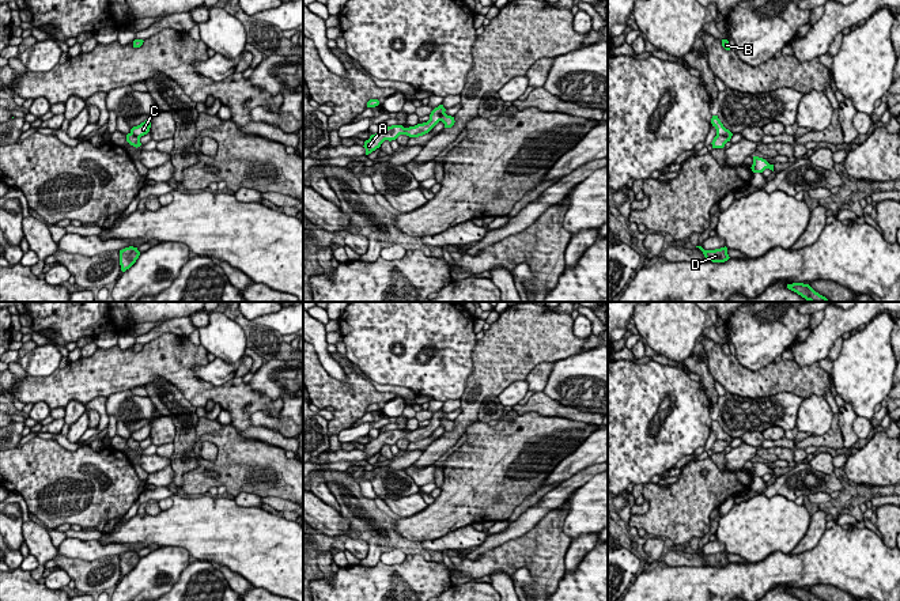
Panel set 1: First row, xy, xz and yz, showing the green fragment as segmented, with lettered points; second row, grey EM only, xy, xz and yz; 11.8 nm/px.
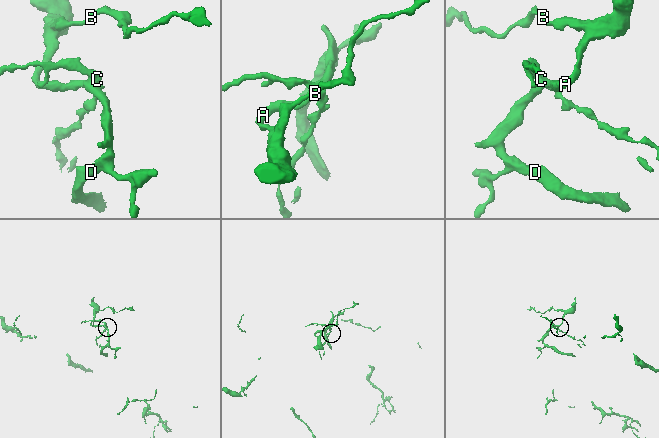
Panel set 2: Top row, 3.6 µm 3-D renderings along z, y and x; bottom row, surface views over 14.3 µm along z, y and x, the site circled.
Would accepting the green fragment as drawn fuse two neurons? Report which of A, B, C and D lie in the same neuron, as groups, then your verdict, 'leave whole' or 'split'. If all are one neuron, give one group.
A B D / C | split

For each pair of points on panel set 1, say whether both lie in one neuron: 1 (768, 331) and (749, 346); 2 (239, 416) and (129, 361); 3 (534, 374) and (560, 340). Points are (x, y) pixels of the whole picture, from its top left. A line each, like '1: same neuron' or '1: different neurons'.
1: same neuron
2: same neuron
3: different neurons

